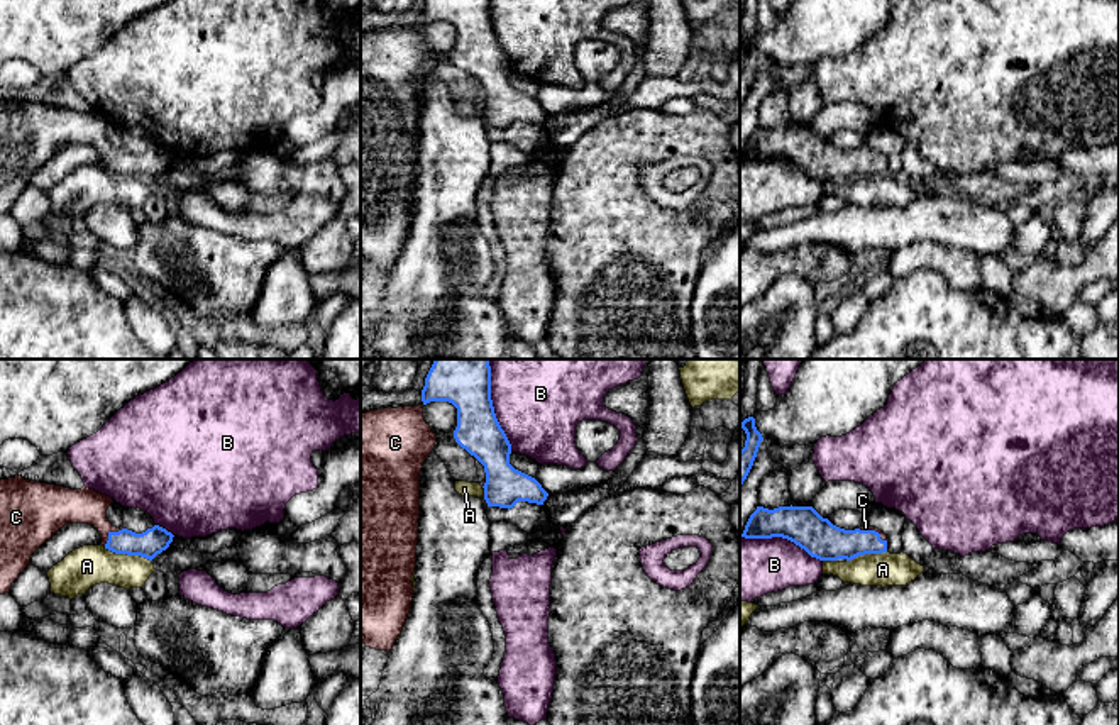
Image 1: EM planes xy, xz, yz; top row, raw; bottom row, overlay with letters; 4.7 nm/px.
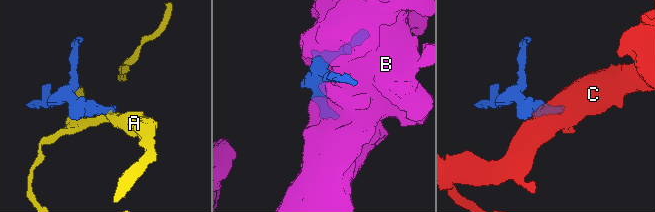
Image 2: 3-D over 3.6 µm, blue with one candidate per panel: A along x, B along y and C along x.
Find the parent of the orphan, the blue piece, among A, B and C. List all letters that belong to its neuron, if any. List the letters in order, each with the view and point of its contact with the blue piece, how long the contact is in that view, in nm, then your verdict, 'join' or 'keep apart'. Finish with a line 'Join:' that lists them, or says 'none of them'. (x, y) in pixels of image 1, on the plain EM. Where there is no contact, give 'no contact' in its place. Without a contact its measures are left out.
A: xy (127, 175) | 240 nm | keep apart
B: yz (782, 158) | 400 nm | keep apart
C: xy (110, 153) | 130 nm | join
Join: C

